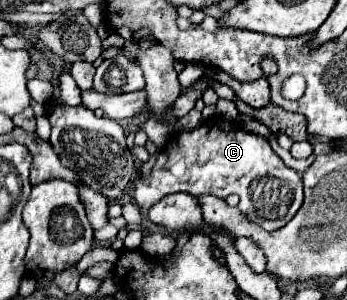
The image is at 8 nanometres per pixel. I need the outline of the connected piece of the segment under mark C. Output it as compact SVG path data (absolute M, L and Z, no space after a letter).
M220 115L204 119L200 127L182 131L166 143L150 175L134 181L134 201L140 209L148 211L162 197L178 193L178 189L188 189L184 193L194 197L216 195L220 199L236 193L240 197L240 211L266 231L284 227L302 205L300 175L284 165L264 137L248 133Z

